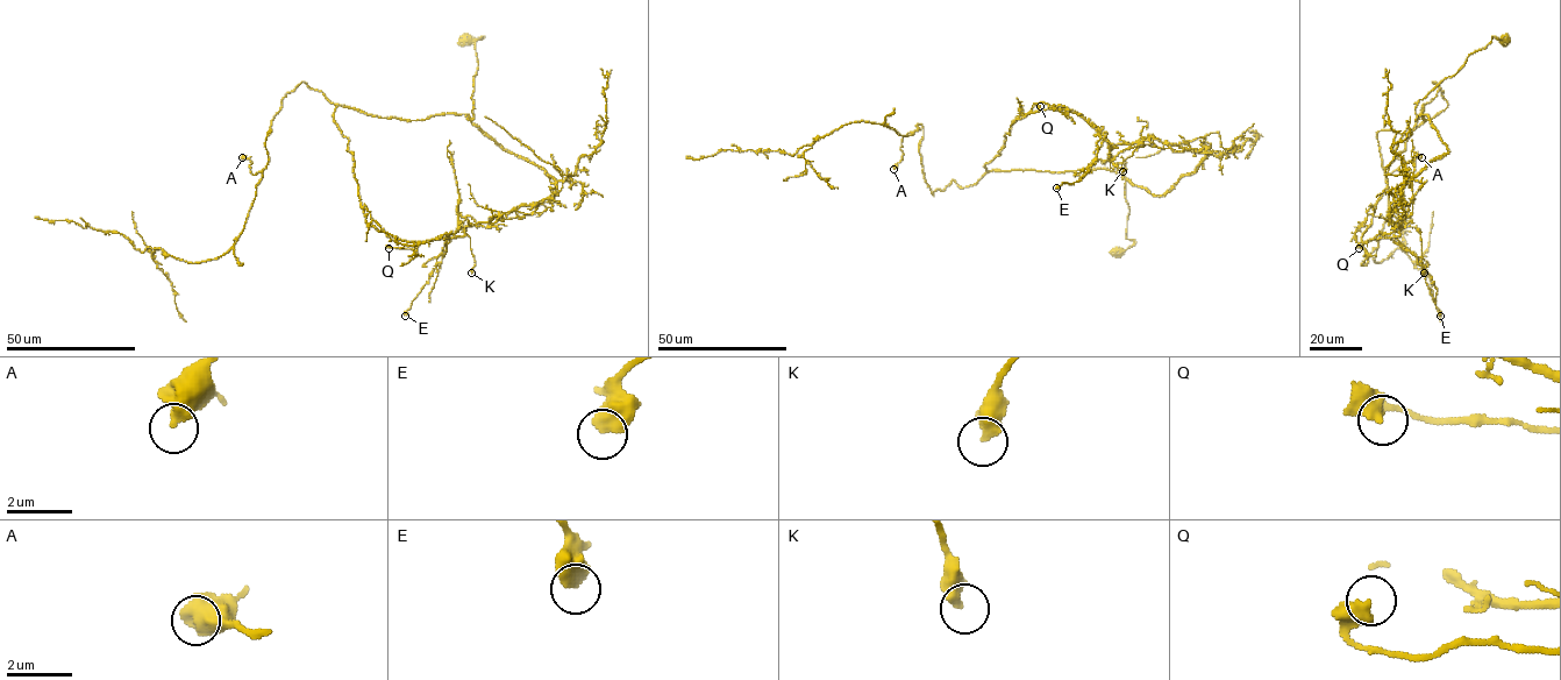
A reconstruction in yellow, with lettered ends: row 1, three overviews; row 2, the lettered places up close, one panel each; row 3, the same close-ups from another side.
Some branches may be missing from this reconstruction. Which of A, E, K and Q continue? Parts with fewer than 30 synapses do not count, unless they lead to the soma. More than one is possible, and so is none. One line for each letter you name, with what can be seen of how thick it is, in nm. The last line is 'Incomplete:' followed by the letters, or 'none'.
Incomplete: none

